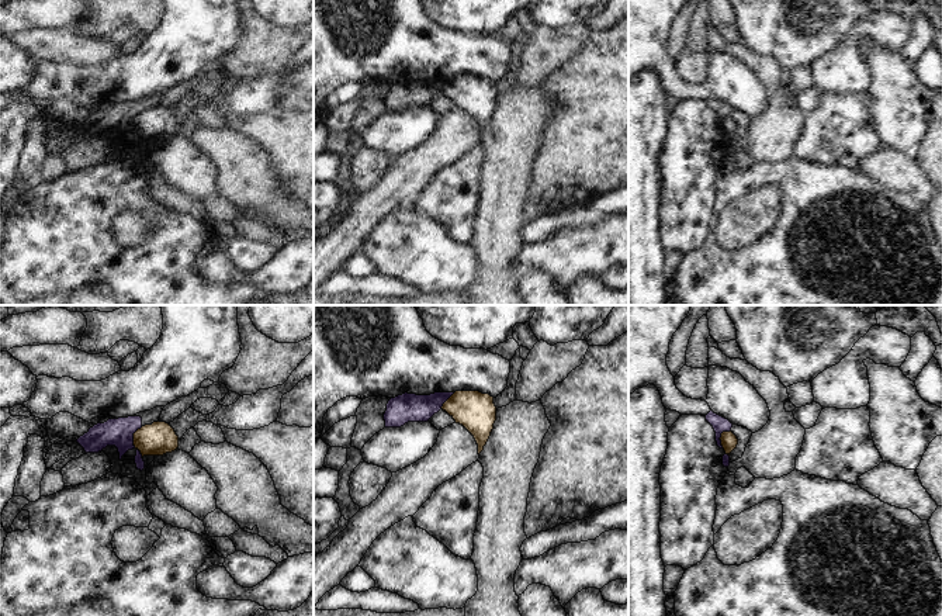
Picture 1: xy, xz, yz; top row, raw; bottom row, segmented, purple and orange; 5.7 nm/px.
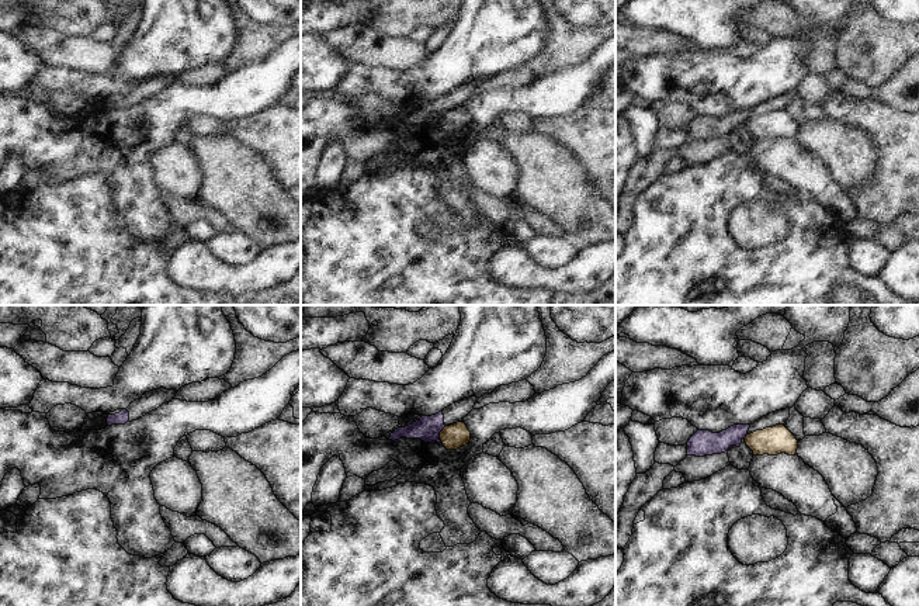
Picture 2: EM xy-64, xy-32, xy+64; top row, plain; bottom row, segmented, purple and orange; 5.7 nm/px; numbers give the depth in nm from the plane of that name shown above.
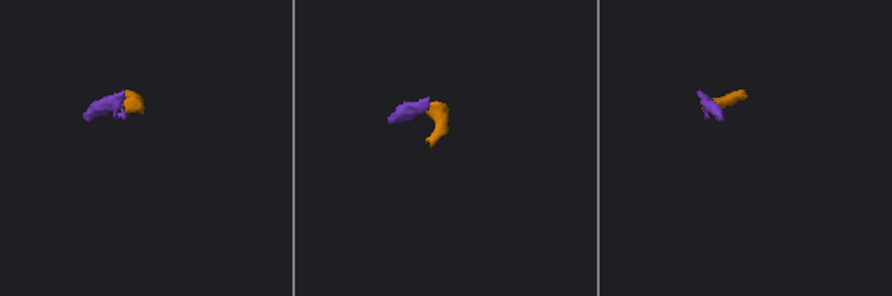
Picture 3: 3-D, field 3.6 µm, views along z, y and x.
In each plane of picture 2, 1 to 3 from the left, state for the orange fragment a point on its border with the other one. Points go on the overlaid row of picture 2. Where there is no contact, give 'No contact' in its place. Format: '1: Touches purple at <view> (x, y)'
1: No contact
2: Touches purple at xy-32 (439, 435)
3: Touches purple at xy+64 (745, 436)

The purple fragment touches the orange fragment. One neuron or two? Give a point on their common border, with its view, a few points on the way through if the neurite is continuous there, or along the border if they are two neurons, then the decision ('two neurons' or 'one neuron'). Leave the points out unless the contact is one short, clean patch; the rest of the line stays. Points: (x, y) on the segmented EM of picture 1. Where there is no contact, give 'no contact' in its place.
meets purple in xy at (132, 442); border along xy (141, 426), (134, 433), (134, 446), (142, 456); two neurons

